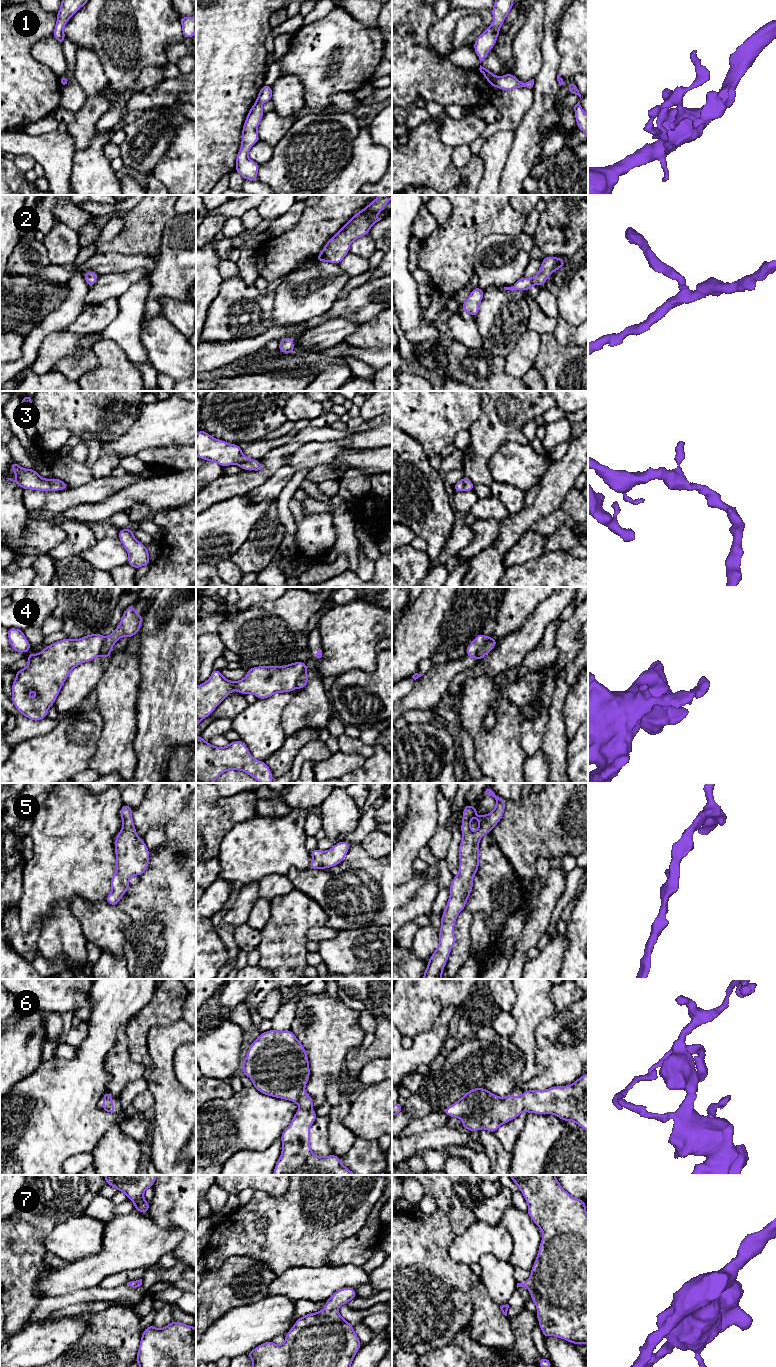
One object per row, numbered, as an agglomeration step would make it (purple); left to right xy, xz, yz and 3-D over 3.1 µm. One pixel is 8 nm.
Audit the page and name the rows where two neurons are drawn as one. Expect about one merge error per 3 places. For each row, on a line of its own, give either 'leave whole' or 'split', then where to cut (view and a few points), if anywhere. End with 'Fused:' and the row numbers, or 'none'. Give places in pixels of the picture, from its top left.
1: split; cut in yz along (496, 77), (494, 86)
2: leave whole; no cut
3: leave whole; no cut
4: split; cut in yz along (490, 637), (479, 651), (478, 659)
5: leave whole; no cut
6: leave whole; no cut
7: leave whole; no cut
Fused: 1, 4

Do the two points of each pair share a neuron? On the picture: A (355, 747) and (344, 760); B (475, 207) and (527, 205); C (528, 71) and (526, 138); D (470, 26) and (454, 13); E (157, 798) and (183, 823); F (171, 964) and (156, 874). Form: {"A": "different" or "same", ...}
{"A": "different", "B": "different", "C": "different", "D": "different", "E": "different", "F": "same"}

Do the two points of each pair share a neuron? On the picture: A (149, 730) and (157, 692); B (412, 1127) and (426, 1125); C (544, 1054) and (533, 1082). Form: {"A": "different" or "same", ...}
{"A": "same", "B": "same", "C": "same"}

